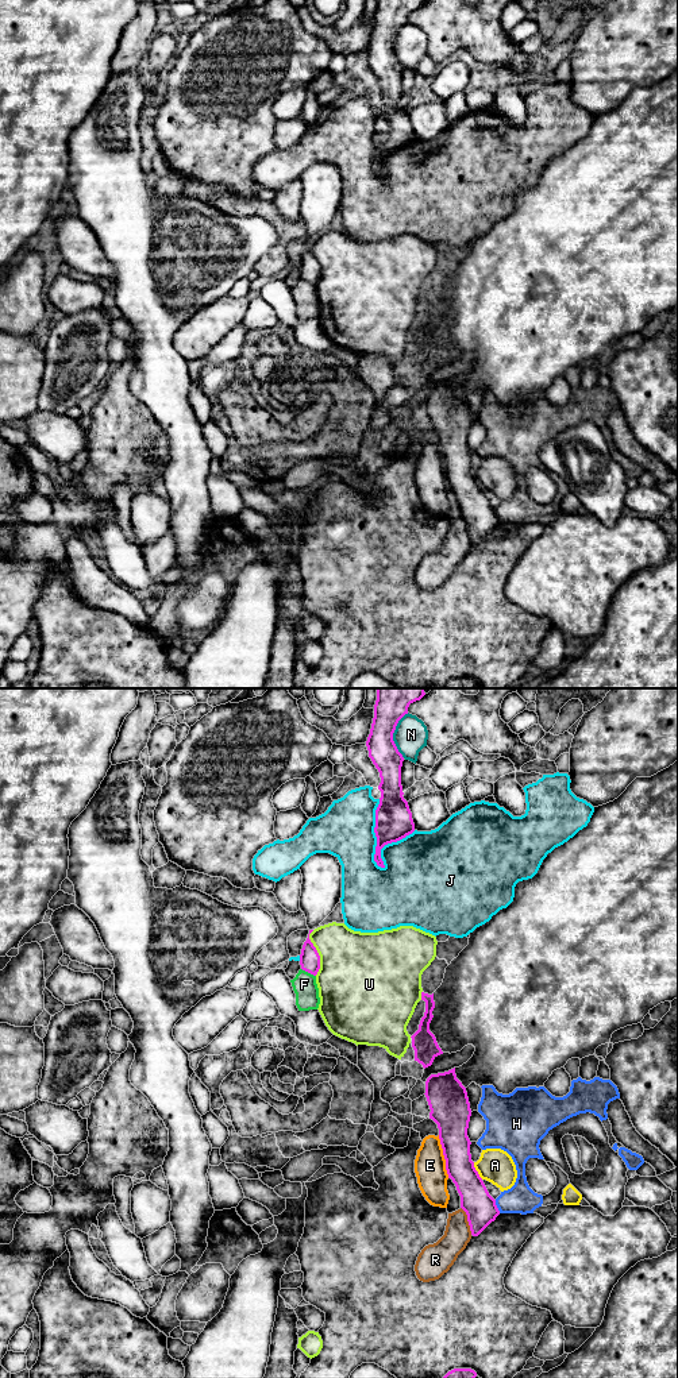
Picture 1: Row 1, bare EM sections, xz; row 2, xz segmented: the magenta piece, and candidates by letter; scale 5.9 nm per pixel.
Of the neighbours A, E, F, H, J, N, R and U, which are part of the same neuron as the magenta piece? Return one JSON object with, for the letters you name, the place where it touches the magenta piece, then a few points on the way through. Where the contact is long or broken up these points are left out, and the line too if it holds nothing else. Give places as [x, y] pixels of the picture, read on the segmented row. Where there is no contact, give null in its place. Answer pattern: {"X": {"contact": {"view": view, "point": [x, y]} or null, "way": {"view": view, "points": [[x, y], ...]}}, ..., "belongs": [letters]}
{"belongs": []}

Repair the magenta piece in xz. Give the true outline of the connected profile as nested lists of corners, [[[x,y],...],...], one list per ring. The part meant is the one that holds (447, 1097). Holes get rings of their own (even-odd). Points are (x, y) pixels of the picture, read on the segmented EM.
[[[454,1068],[431,1074],[424,1095],[431,1109],[429,1119],[439,1128],[448,1178],[461,1196],[461,1208],[467,1215],[471,1235],[478,1236],[500,1211],[471,1161],[471,1142],[467,1136],[471,1109],[466,1088],[457,1078]]]

